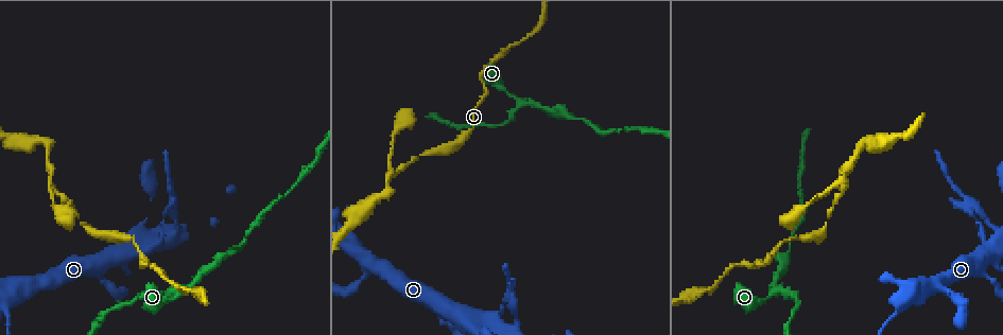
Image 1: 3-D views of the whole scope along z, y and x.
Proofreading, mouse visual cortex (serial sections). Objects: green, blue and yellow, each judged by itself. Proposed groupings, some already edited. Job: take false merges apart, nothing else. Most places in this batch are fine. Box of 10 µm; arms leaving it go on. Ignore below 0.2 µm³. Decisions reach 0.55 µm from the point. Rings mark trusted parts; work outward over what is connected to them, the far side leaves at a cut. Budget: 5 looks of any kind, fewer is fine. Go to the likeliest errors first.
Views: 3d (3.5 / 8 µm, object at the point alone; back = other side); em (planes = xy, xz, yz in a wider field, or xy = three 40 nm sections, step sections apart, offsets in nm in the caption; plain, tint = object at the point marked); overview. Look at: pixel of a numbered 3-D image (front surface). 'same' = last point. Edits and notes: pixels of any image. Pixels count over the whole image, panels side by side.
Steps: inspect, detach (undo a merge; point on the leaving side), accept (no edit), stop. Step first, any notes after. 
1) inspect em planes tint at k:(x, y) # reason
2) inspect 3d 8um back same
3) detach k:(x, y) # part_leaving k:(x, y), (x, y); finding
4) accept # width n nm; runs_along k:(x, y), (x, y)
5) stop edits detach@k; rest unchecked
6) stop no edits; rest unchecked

inspect 3d 3.5um back at 1:(521, 107)

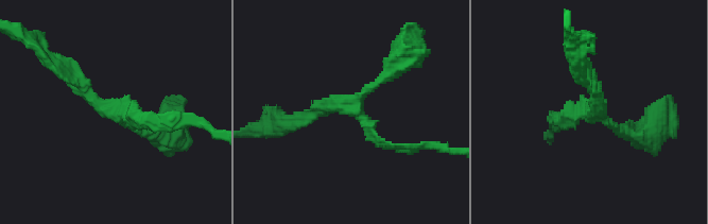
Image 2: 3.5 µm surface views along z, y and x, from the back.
inspect em xy step 1 tint at 2:(113, 109) # shape alone is not enough

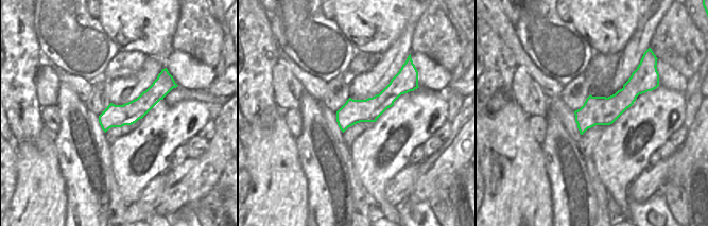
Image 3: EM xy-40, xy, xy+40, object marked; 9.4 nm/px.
accept # runs_along 3:(638, 79), (582, 129); continuous, no second cell

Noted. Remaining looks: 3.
inspect 3d 3.5um at 1:(39, 140) # sharp bend

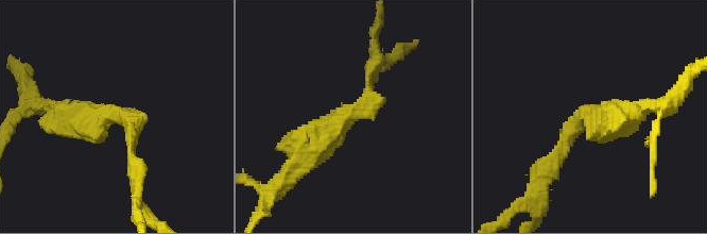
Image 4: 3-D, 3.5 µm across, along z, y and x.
inspect em planes tint at 4:(110, 113) # arm_widths 150, 500 nm

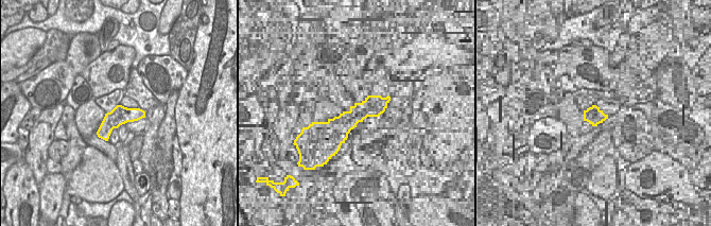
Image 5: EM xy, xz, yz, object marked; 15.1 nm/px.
accept # continuous, no second cell

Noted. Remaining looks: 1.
stop no edits; rest unchecked

